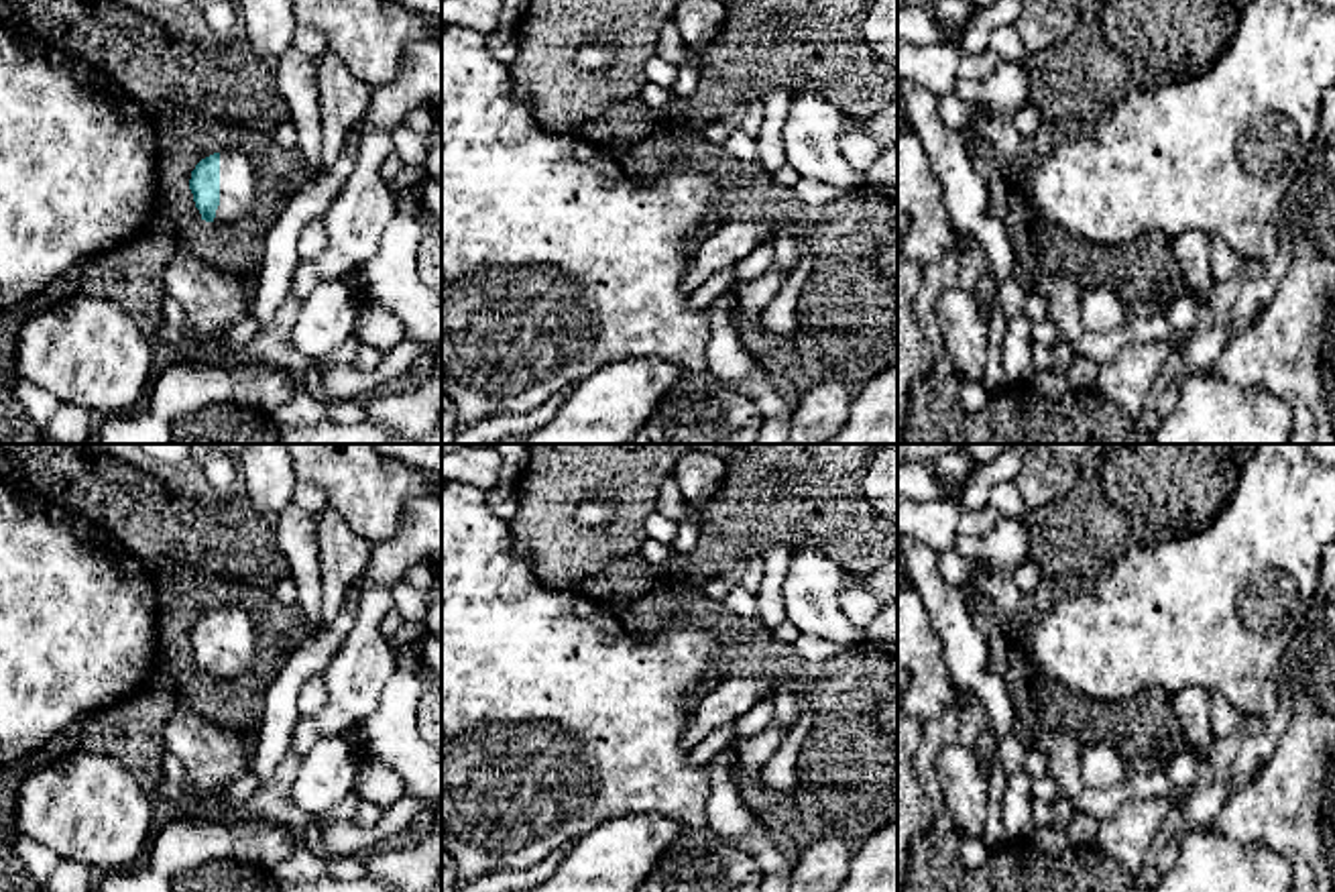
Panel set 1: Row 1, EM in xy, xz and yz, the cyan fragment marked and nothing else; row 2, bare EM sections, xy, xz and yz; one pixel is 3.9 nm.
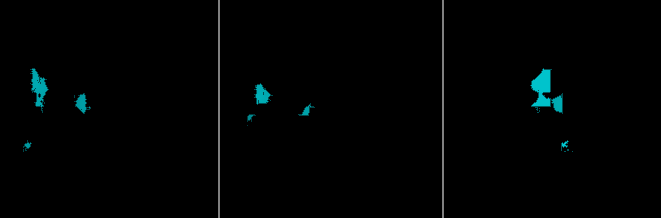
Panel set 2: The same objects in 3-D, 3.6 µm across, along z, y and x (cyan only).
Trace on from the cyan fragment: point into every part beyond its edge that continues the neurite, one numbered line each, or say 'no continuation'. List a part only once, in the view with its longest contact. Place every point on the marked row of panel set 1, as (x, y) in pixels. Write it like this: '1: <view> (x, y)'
1: xy (239, 174)

